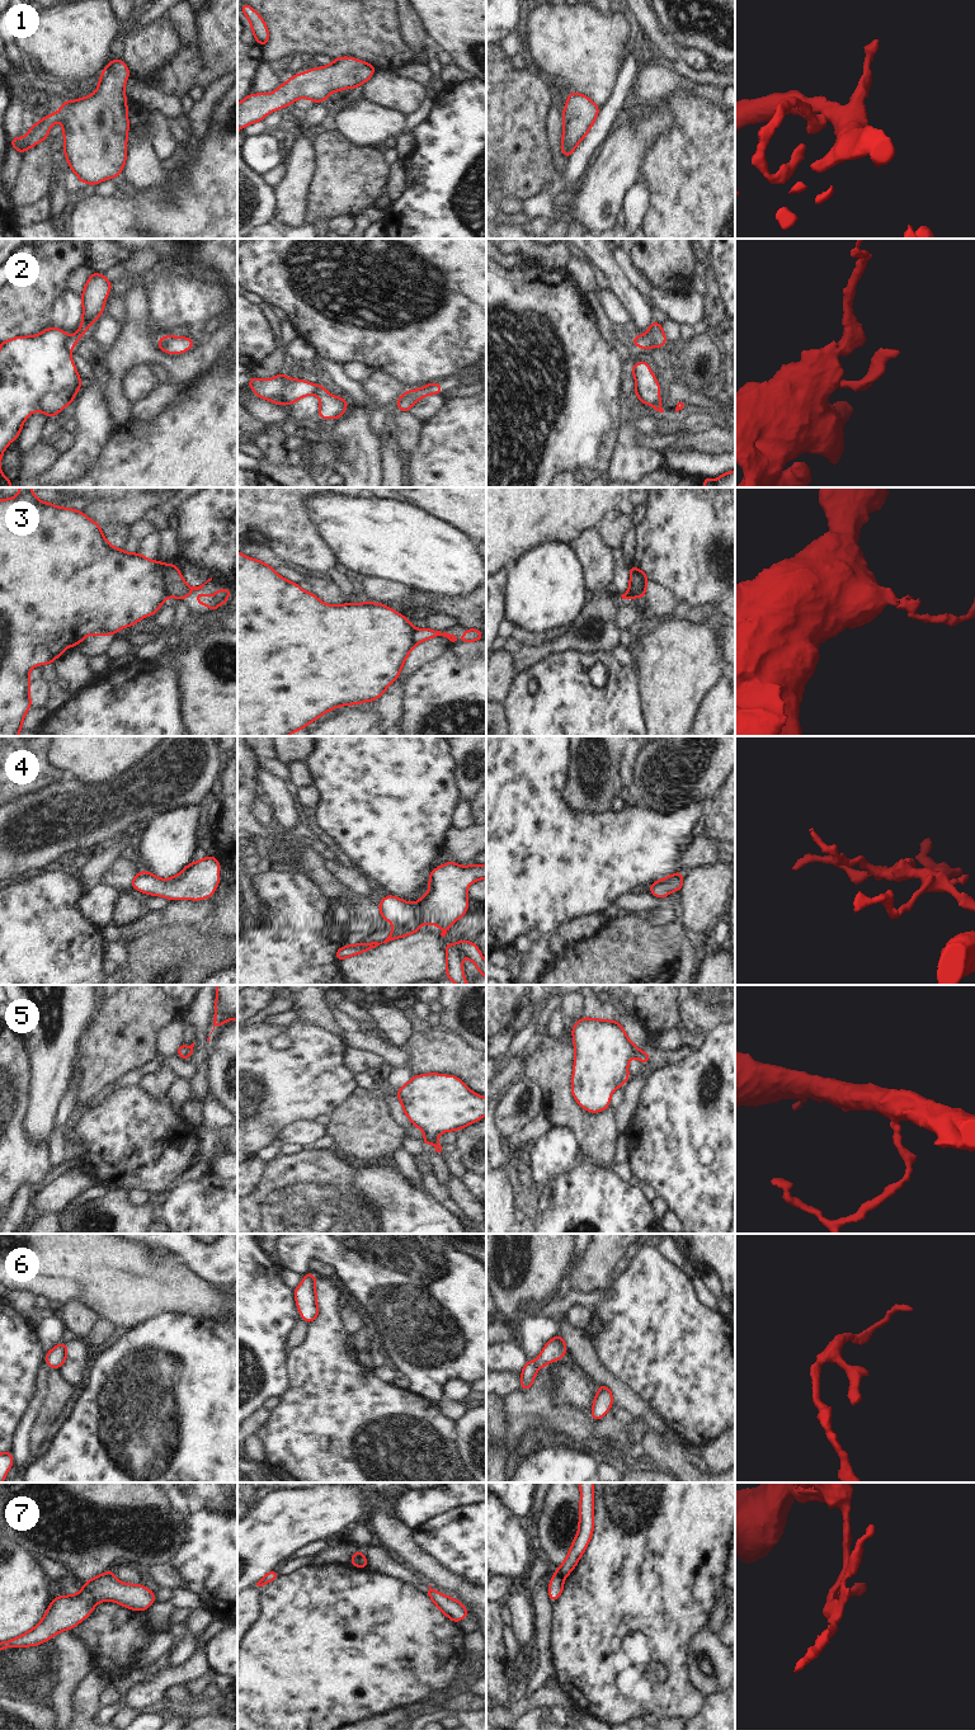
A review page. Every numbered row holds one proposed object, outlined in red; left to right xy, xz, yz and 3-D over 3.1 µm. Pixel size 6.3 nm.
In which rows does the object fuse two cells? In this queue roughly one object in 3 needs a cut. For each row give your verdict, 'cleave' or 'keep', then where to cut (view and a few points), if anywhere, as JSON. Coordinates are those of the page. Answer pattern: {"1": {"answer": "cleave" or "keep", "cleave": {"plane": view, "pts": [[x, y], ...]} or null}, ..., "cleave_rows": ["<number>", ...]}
{"1": {"answer": "keep", "cleave": null}, "2": {"answer": "cleave", "cleave": {"plane": "xy", "pts": [[70, 336], [71, 348]]}}, "3": {"answer": "cleave", "cleave": {"plane": "yz", "pts": [[631, 569], [635, 569], [641, 578], [641, 590], [636, 595]]}}, "4": {"answer": "keep", "cleave": null}, "5": {"answer": "keep", "cleave": null}, "6": {"answer": "keep", "cleave": null}, "7": {"answer": "cleave", "cleave": {"plane": "yz", "pts": [[556, 1570], [563, 1578]]}}, "cleave_rows": ["2", "3", "7"]}

